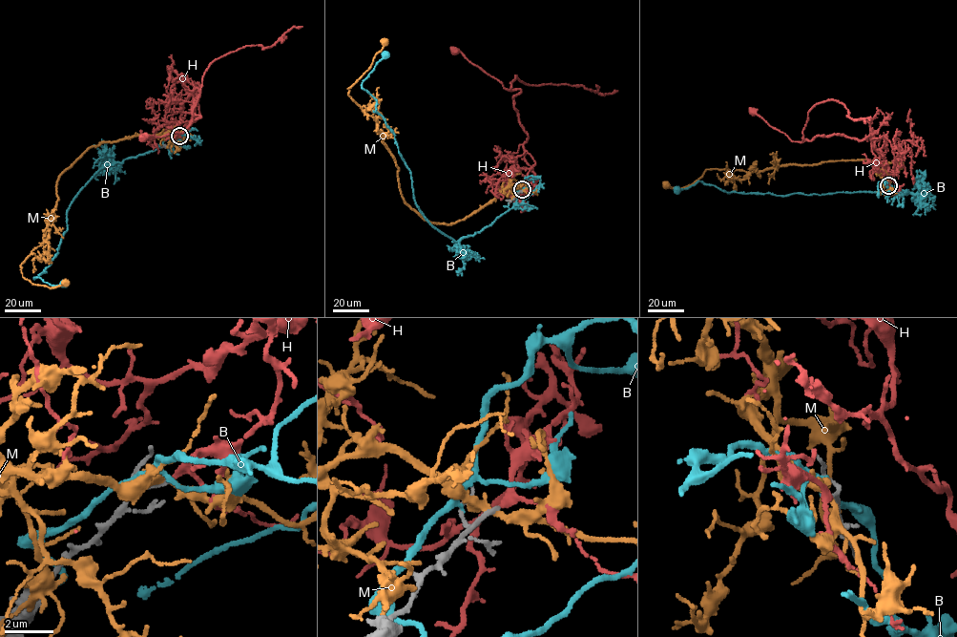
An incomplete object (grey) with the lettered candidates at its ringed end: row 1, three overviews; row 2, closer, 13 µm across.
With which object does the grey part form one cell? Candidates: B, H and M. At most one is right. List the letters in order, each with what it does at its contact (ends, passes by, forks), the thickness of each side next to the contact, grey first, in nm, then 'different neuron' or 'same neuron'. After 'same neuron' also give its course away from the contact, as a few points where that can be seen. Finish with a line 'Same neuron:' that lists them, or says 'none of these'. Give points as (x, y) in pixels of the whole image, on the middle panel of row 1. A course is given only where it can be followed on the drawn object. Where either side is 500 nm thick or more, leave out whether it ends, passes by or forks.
B: it passes by | 110/200 nm | different neuron
H: it passes by | 180/200 nm | same neuron | via (522, 189), (534, 161), (523, 148), (528, 133), (513, 106), (512, 97), (521, 90), (504, 88), (454, 51)
M: it passes by | 160/280 nm | different neuron
Same neuron: H

